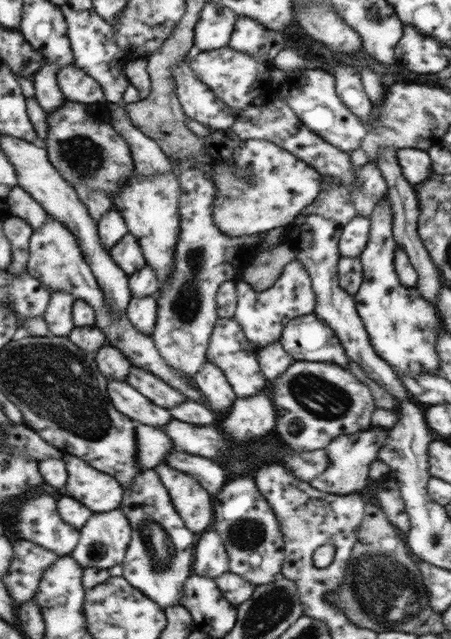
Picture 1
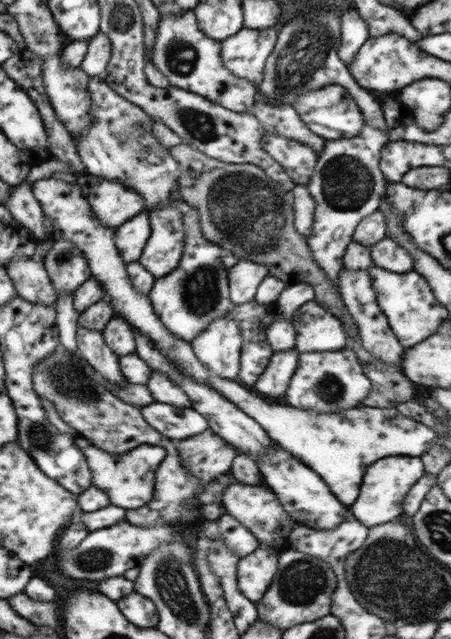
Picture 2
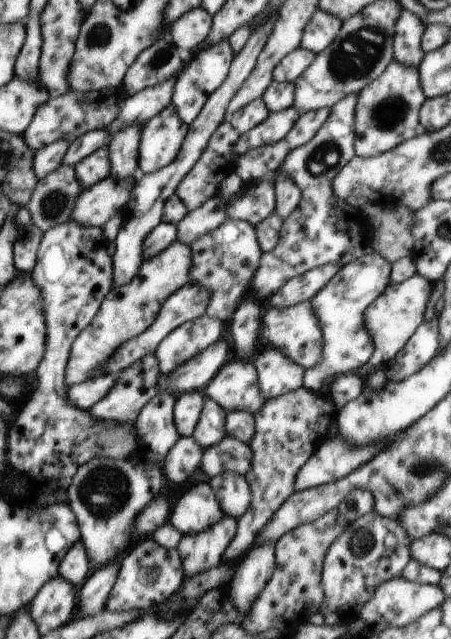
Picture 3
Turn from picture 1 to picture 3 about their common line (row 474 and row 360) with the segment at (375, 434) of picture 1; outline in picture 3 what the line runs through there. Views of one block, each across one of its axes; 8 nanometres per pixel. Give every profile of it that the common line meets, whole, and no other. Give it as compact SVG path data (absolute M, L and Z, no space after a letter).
M376 252L361 256L342 265L338 274L315 294L310 302L319 320L323 334L323 351L315 368L308 368L303 376L303 386L313 391L322 391L326 382L338 375L362 369L370 360L374 343L365 327L365 310L379 297L391 282L391 264Z

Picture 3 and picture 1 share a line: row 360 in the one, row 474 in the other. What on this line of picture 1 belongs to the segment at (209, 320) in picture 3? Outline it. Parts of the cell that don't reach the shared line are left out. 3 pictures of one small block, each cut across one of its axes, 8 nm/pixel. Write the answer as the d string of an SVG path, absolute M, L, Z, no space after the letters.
M165 462L160 463L154 468L158 473L160 480L169 492L171 501L173 502L176 512L182 517L185 527L196 534L204 533L209 530L213 524L213 495L204 490L197 480L179 470L170 468Z

